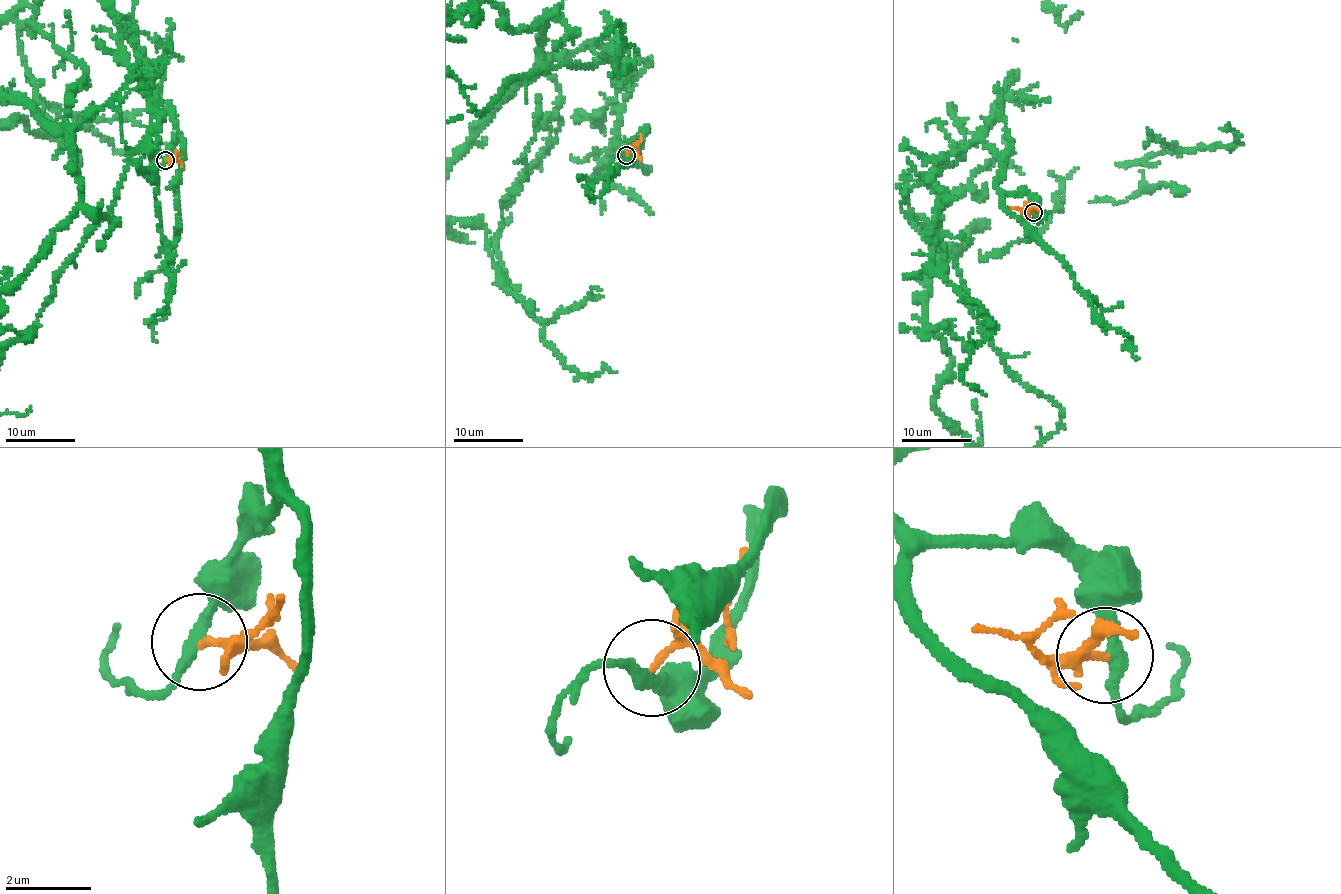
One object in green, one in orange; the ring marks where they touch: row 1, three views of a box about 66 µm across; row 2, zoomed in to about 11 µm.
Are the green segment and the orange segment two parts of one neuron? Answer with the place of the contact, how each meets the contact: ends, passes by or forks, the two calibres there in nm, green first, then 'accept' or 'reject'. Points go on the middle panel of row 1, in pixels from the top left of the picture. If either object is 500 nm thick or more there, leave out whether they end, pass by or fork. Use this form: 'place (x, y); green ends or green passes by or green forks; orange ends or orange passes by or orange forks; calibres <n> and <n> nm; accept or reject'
place (626, 155); green passes by; orange ends; calibres 300 and 170 nm; reject

